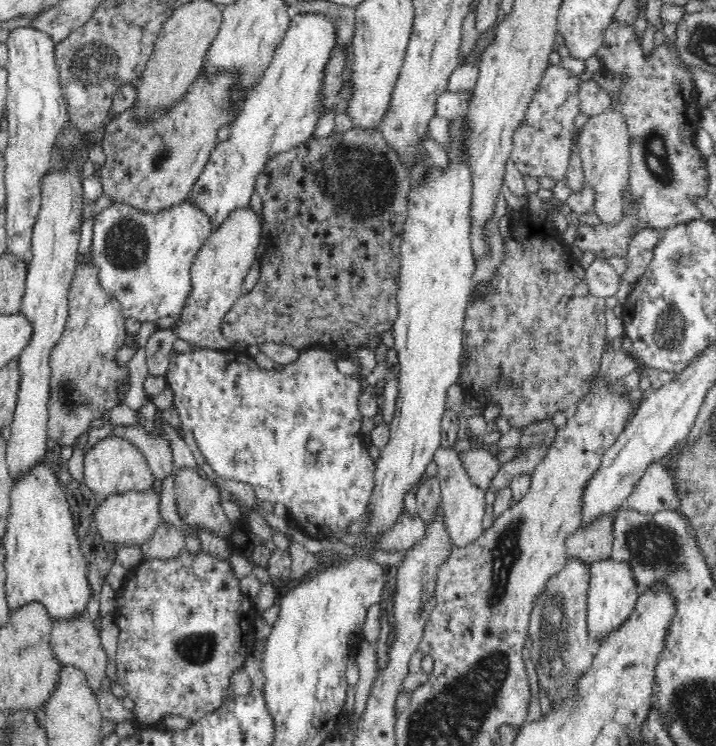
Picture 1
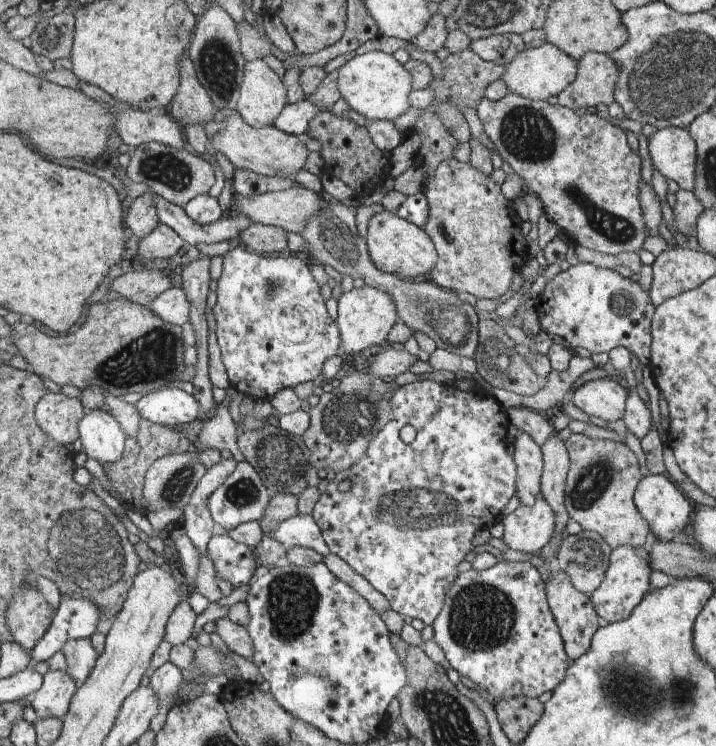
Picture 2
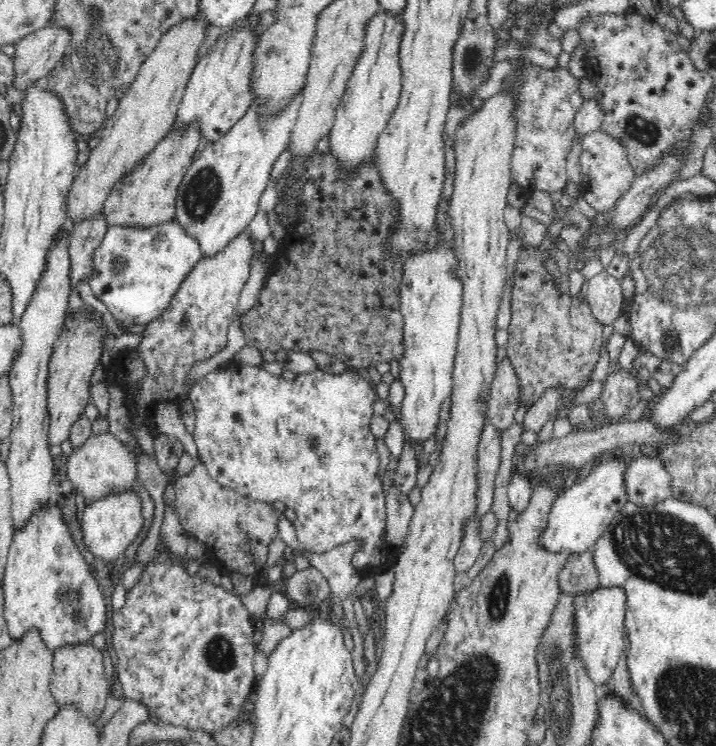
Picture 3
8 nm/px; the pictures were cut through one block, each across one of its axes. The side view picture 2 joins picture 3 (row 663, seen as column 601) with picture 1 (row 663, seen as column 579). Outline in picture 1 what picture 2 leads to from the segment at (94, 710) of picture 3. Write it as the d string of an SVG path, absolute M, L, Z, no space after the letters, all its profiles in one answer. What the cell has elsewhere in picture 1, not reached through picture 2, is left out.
M86 615L78 616L75 620L54 620L49 645L60 668L73 665L74 669L86 674L86 683L94 695L100 691L102 680L107 677L108 658L102 647L98 629Z

